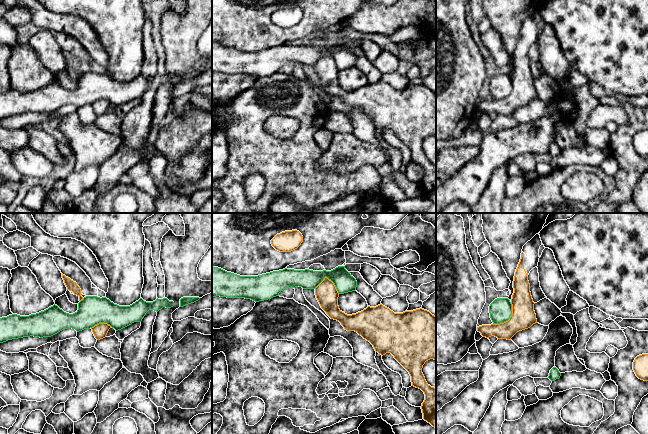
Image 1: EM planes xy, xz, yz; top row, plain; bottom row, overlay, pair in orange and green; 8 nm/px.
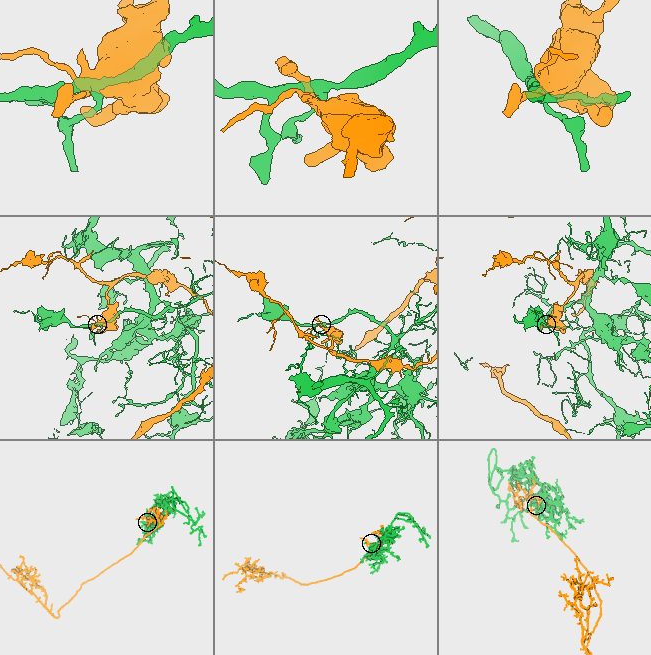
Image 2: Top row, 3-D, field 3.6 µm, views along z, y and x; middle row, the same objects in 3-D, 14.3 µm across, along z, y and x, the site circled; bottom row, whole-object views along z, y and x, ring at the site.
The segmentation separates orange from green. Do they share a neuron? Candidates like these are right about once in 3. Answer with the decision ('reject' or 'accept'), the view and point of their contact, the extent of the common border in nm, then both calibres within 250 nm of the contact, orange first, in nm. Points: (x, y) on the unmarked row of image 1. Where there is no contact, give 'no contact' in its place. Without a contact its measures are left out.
reject; meets orange in yz at (509, 94); contact 240 nm long; 190 nm thick on the orange side, 180 nm on the other

